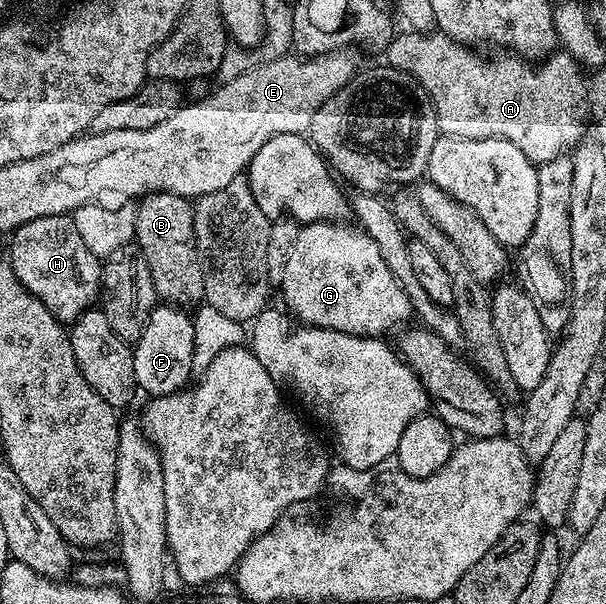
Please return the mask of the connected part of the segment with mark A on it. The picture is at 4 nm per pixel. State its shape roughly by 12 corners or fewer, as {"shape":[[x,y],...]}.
{"shape":[[440,33],[384,62],[433,102],[440,134],[511,141],[535,165],[590,134],[586,72]]}

